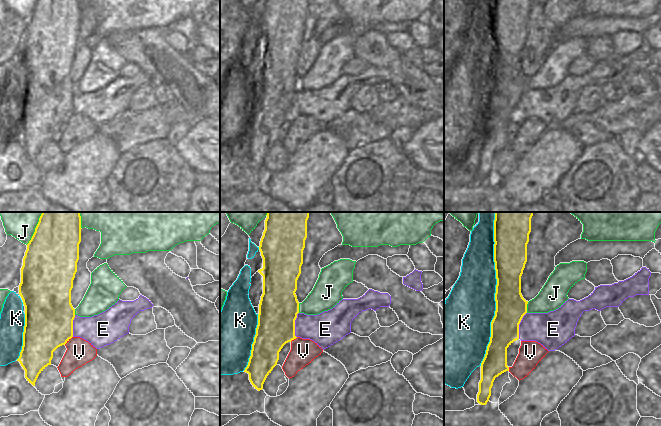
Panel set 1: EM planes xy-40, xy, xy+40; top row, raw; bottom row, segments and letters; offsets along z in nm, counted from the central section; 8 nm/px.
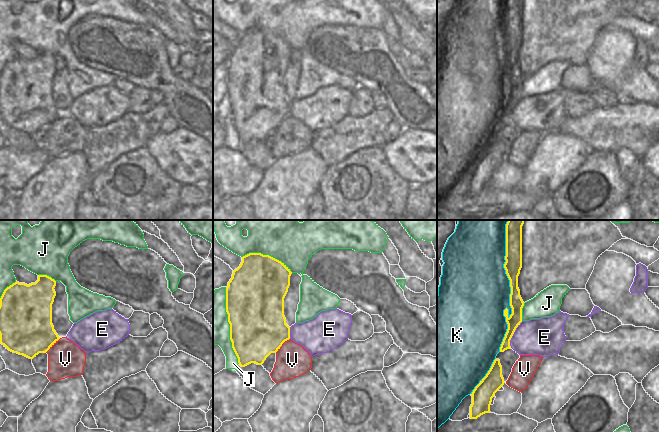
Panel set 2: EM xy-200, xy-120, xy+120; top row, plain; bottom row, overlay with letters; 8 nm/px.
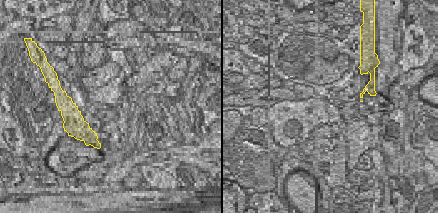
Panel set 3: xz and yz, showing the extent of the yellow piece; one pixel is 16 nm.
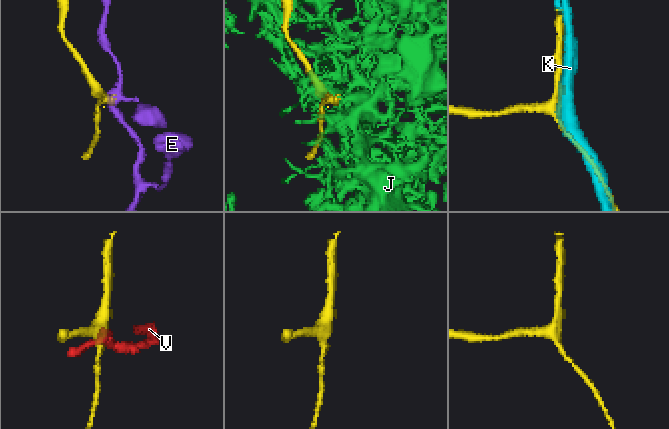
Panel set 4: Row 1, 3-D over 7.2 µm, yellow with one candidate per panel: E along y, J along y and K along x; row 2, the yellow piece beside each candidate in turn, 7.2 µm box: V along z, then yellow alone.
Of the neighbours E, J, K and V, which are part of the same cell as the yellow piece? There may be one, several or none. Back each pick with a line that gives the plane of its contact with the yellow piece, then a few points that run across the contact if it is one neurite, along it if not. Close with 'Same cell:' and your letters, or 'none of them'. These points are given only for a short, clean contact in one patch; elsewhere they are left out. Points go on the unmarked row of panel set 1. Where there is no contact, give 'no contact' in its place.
K: xy+40
Same cell: K

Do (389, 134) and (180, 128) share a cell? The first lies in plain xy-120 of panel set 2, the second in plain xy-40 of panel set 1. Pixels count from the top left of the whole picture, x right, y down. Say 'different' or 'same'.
same

